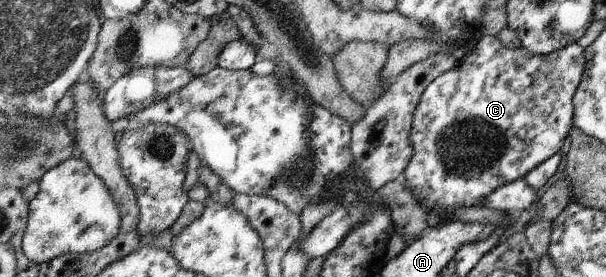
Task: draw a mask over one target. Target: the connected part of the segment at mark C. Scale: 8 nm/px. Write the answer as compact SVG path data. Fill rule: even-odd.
M483 34L477 44L473 46L473 50L459 61L455 67L448 70L447 73L437 77L431 85L425 89L423 97L421 97L419 108L415 112L415 122L413 122L411 130L411 141L415 152L412 154L411 160L408 162L405 173L405 186L409 188L412 195L416 198L421 208L426 213L426 224L432 229L440 227L452 220L453 214L461 208L470 206L481 206L485 198L487 198L494 190L497 190L504 184L521 180L525 178L533 169L536 169L542 162L551 158L554 154L560 152L565 142L569 130L573 127L572 122L575 116L575 94L583 80L585 62L585 48L579 42L570 44L564 49L548 55L533 55L530 51L522 46L516 49L506 47L501 44L500 40L493 35Z

